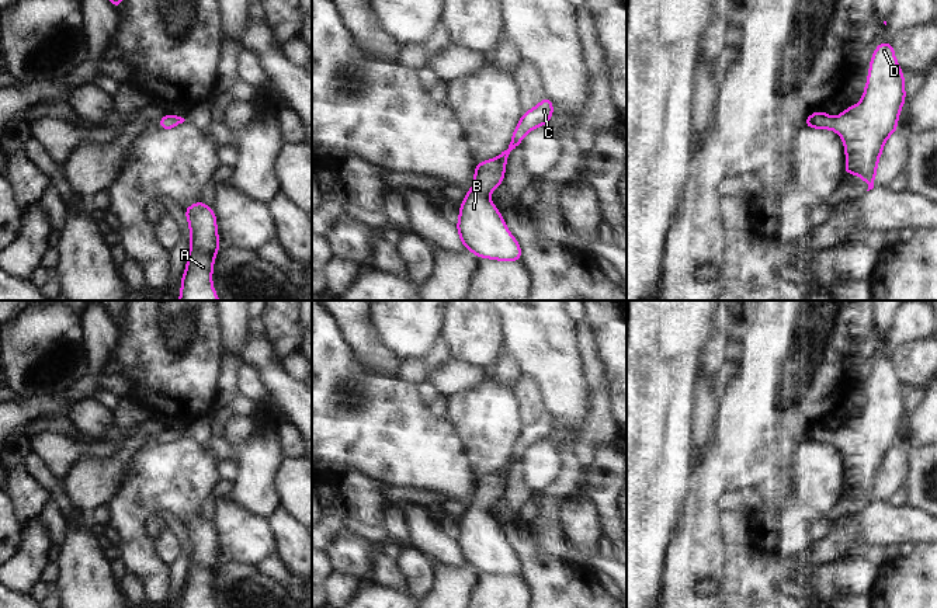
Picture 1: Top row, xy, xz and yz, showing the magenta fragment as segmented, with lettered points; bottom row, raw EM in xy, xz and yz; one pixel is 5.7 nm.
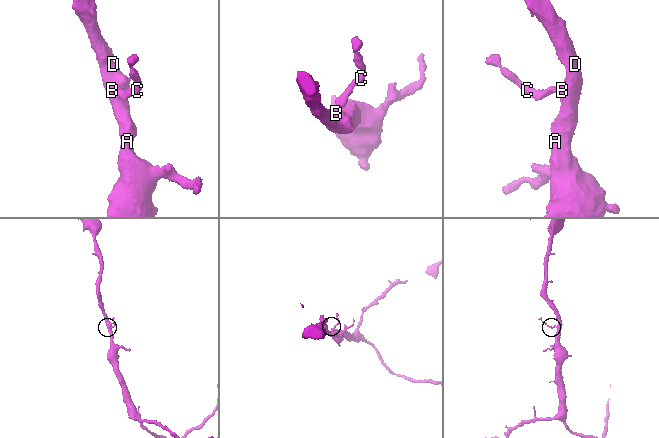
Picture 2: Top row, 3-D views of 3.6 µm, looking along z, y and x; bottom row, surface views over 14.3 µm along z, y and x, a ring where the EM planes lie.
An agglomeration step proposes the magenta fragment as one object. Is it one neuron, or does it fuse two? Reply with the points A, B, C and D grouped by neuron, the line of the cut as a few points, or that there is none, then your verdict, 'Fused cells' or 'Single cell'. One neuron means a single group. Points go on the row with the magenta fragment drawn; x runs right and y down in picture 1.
Groups: A B C D. No split. Single cell.

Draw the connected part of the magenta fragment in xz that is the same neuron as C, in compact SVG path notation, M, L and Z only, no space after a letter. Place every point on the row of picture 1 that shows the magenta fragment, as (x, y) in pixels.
M545 95L537 107L523 114L513 132L509 149L492 160L476 164L473 188L465 191L466 197L461 202L457 230L465 249L479 258L521 261L521 247L509 232L489 195L503 183L510 152L520 146L530 131L549 124L553 112L551 98Z

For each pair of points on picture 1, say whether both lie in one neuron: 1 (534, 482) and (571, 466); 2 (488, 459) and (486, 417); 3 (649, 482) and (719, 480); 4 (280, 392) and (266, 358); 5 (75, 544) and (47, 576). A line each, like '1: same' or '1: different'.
1: different
2: same
3: different
4: same
5: different

